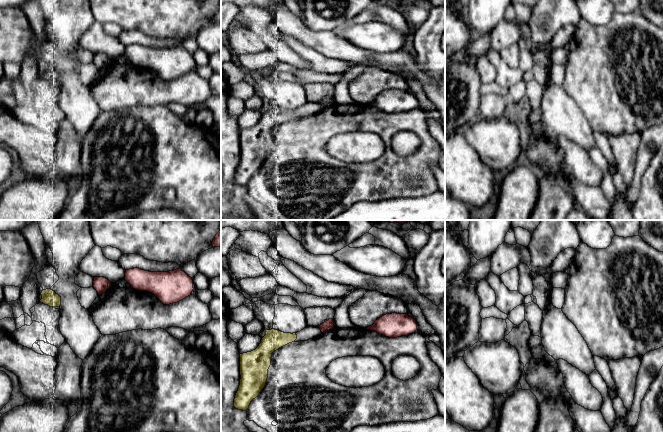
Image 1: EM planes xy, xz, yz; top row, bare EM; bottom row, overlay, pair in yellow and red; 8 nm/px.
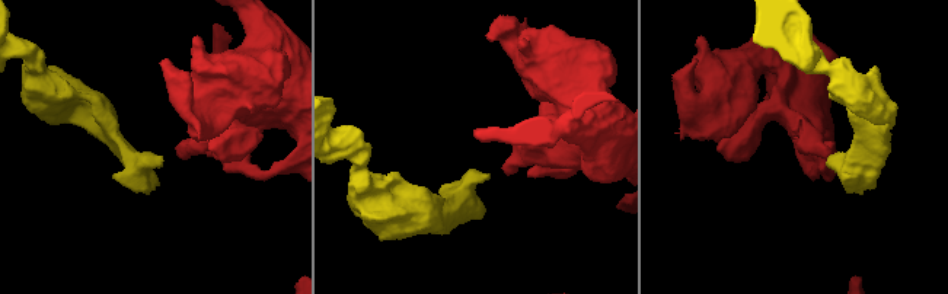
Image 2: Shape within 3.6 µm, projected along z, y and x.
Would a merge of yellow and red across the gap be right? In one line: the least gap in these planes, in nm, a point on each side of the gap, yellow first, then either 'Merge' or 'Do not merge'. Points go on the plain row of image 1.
Distance 190 nm. Across: xz (296, 111), (319, 103). Do not merge

